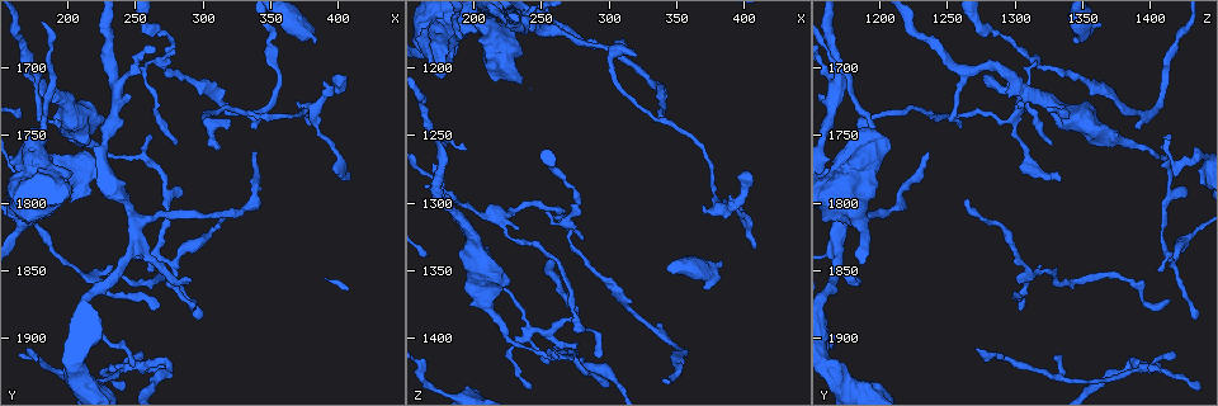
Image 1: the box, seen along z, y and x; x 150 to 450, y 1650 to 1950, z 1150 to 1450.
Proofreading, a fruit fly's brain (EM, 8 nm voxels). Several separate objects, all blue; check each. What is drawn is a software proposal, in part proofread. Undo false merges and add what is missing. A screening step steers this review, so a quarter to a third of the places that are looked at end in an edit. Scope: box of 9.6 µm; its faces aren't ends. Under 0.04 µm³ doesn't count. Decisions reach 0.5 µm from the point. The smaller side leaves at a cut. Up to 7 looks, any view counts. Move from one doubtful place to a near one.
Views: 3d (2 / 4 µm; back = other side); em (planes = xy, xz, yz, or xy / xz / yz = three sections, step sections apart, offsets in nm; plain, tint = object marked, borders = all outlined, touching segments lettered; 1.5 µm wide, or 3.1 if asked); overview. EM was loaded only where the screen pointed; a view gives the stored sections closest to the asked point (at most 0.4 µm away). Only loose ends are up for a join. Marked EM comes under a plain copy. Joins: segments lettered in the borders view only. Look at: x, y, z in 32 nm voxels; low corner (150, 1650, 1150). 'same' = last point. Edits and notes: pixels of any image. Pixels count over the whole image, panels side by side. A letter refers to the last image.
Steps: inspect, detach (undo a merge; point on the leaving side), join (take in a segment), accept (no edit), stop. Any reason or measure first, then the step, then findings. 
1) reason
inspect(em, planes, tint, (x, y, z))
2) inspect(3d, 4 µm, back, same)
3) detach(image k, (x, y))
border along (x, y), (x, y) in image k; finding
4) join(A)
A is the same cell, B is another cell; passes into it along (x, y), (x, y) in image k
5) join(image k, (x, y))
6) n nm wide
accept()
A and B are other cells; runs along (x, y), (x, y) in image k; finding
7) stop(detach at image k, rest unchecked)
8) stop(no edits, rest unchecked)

abrupt turn
inspect(3d, 4 µm, (276, 1918, 1386))

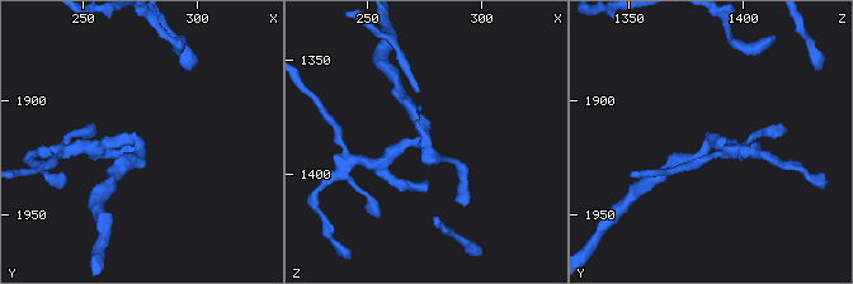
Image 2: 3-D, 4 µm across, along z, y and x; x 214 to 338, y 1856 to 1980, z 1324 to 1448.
shape alone is not enough
inspect(em, planes, borders, (274, 1920, 1386))

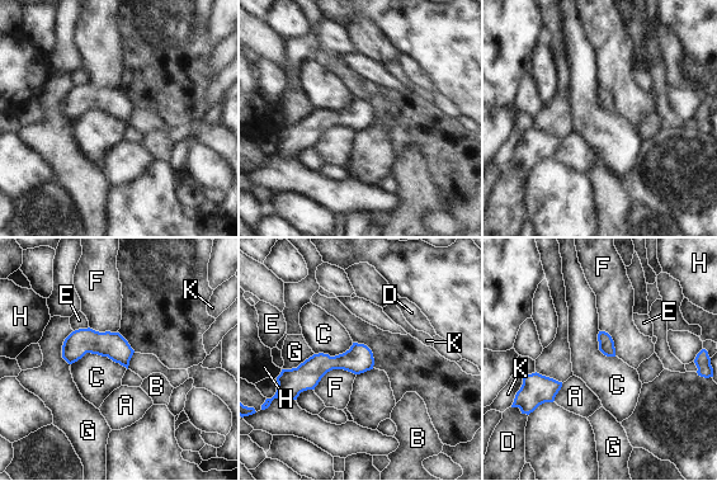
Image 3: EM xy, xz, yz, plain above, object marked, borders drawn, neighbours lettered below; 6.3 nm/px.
accept()
A, B, C, D, E, F, G, H and K are other cells; runs along (371, 361), (287, 375) in image 3; continuous, no second neuron

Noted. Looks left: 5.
abrupt turn
inspect(em, xz, step 4, tint, (272, 1844, 1418))

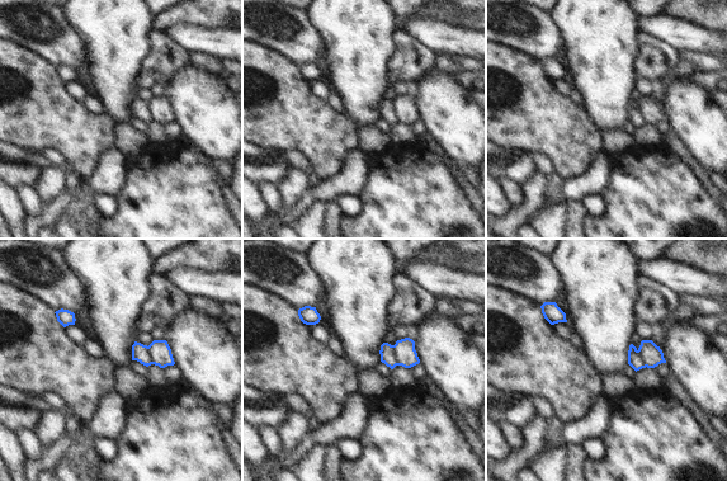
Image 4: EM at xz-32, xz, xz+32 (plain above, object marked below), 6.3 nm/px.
inspect(em, planes, tint, same)

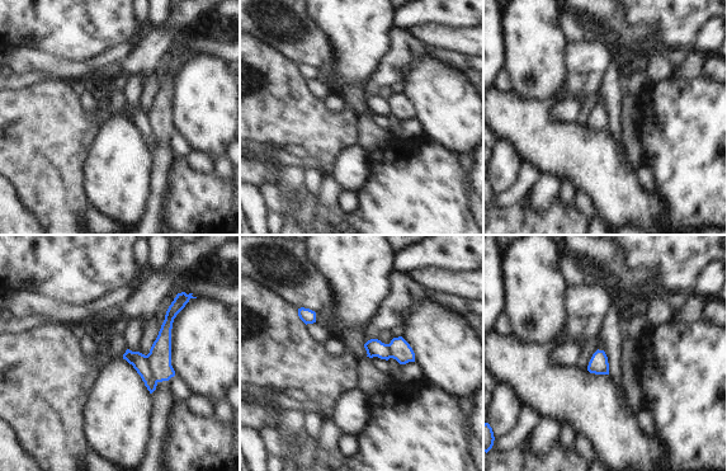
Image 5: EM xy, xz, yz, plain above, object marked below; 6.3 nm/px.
what lies round it
inspect(em, planes, borders, same)

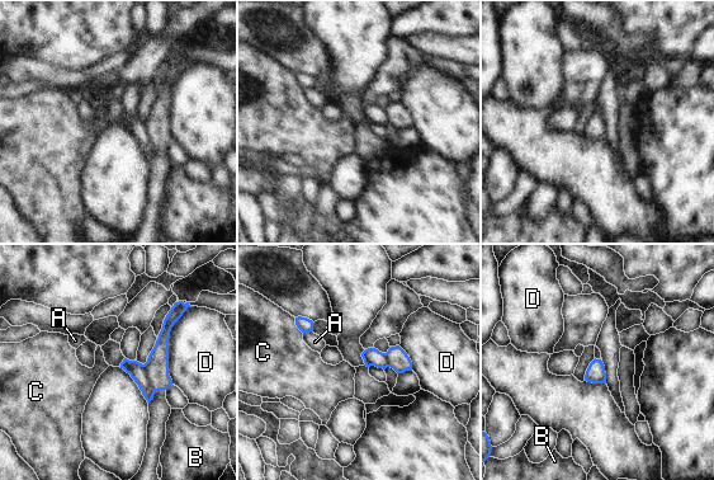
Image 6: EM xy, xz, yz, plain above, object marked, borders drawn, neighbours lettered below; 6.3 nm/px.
detach(image 6, (156, 367))
A, B, C and D are other cells; the part that leaves runs along (171, 315), (157, 361), (156, 387) in image 6; a second neuron is stuck on

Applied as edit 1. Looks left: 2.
stop(detach at image 6, rest unchecked)

